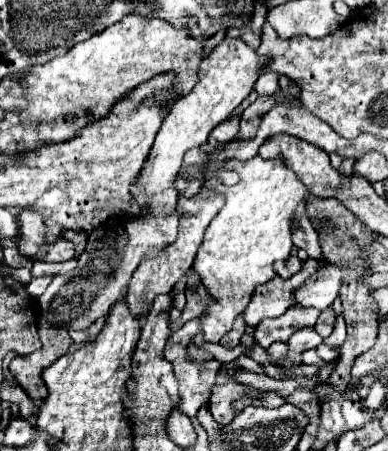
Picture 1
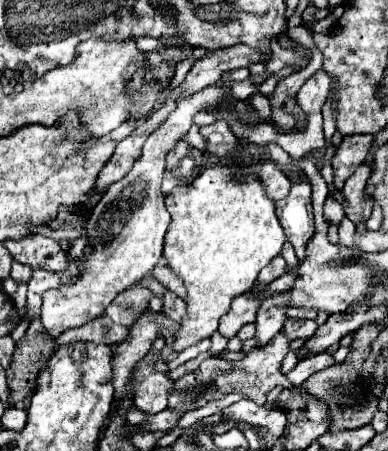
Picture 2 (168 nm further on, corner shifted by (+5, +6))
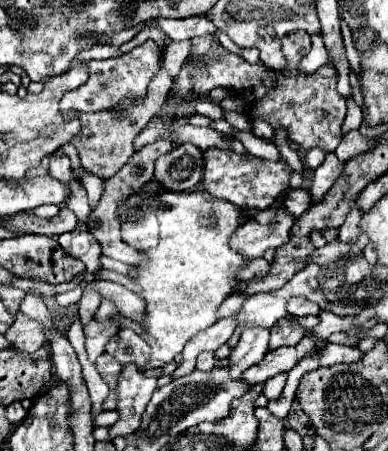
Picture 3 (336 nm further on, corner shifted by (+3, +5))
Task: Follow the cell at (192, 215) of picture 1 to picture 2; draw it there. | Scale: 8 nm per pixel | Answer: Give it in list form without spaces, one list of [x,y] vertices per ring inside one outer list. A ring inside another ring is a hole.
[[[134,284],[132,288],[120,292],[116,300],[112,300],[112,304],[104,310],[104,316],[108,316],[116,324],[130,328],[148,310],[148,302],[152,296],[154,294],[150,290]]]

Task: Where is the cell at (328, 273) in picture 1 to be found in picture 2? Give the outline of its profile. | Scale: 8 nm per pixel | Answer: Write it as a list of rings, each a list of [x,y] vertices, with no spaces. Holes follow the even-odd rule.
[[[282,292],[282,294],[276,294],[272,298],[266,298],[262,300],[260,308],[258,308],[258,314],[256,314],[256,348],[268,344],[268,340],[272,340],[280,328],[284,326],[284,318],[286,318],[286,300],[288,300],[288,292]]]

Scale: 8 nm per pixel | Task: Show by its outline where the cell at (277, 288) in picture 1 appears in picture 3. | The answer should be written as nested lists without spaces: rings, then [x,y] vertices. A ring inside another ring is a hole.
[[[232,315],[232,317],[220,319],[216,325],[212,325],[210,329],[206,329],[206,333],[198,333],[198,337],[194,337],[194,341],[188,341],[186,349],[182,351],[184,361],[182,361],[182,363],[178,365],[178,369],[174,371],[174,377],[188,375],[188,373],[194,369],[196,357],[198,357],[202,351],[216,351],[220,345],[228,343],[228,339],[232,337],[236,325],[238,325],[236,315]]]

